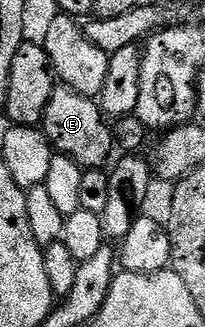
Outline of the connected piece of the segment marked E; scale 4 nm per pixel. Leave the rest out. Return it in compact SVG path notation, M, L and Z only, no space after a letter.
M58 86L48 102L41 127L54 145L55 153L62 153L74 159L83 170L89 170L105 169L111 163L110 155L116 152L115 133L111 125L106 123L107 117L91 97L81 96L68 87Z

